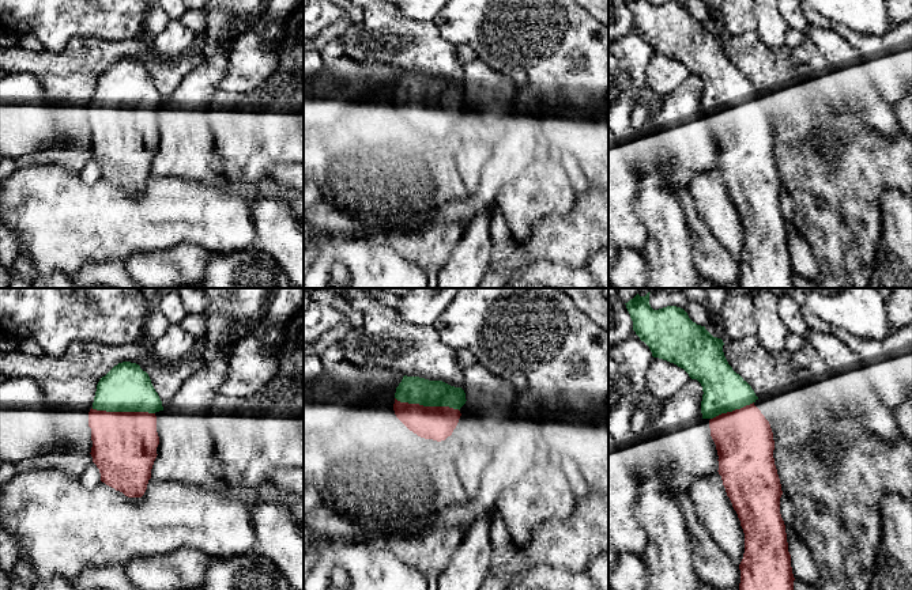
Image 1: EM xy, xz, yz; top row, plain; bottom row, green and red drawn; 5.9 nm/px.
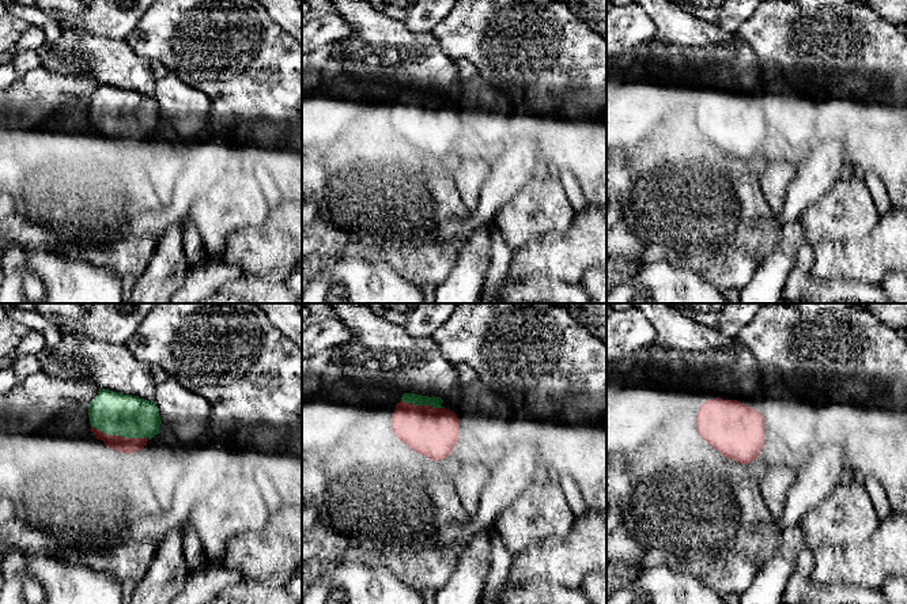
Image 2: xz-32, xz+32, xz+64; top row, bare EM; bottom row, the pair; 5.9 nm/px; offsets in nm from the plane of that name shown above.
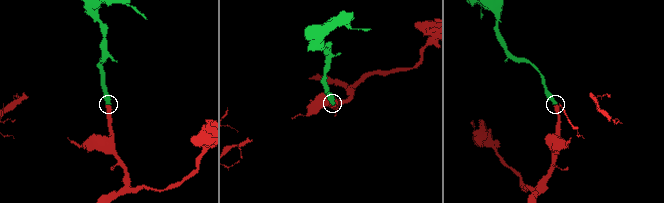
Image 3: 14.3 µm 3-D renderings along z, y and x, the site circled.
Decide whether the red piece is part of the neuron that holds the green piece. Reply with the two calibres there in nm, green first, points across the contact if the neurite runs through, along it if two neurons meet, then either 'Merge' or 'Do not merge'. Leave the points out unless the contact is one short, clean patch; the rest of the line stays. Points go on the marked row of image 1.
Thickness 160 nm (green) against 200 nm. Path across: xz (411, 389), (428, 405), (437, 423). Merge

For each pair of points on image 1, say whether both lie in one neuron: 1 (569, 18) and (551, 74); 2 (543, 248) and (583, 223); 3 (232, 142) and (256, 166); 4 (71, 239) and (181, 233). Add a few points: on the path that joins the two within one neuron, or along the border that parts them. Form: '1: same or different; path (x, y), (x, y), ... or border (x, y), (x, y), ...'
1: same; path (556, 31), (553, 34), (553, 60)
2: same; path (553, 239), (566, 239), (573, 233)
3: same; path (237, 147), (251, 161)
4: same; path (98, 233), (154, 233)

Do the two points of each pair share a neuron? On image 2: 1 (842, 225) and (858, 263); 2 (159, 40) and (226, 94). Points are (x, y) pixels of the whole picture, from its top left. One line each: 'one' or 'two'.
1: two
2: one

